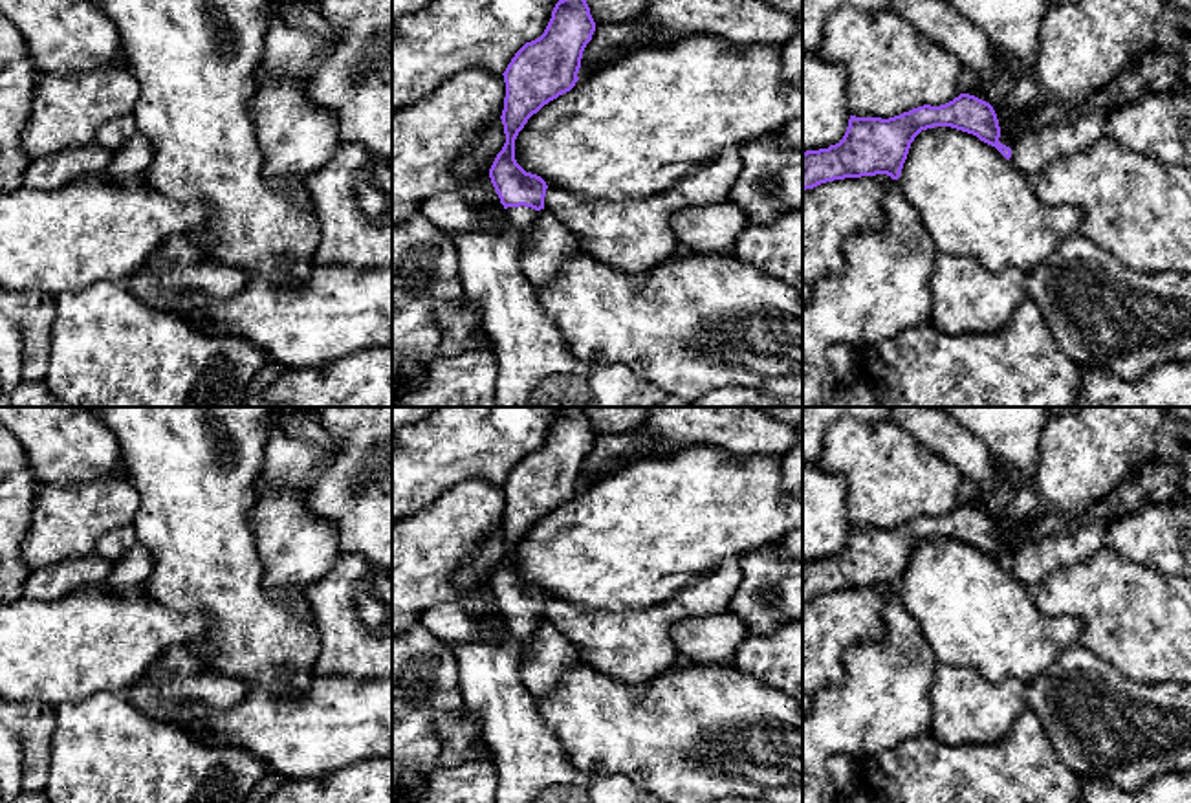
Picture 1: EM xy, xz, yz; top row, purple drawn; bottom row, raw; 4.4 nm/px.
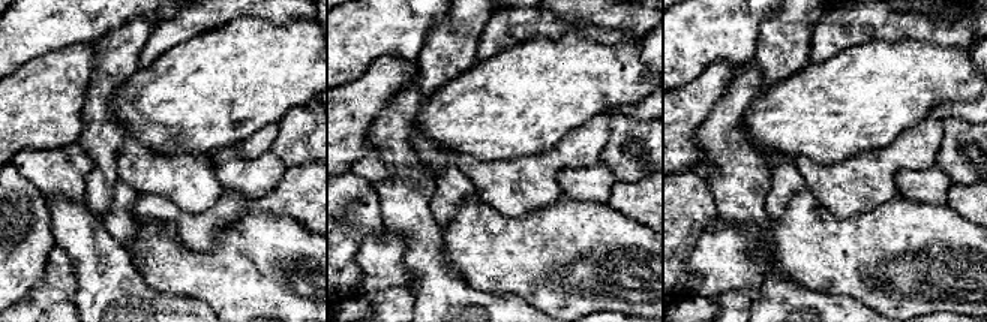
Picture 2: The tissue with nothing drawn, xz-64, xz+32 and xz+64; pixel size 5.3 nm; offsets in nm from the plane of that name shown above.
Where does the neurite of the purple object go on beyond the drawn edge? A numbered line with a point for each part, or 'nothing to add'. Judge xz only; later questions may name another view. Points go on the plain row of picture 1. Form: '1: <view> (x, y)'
1: xz (523, 629)

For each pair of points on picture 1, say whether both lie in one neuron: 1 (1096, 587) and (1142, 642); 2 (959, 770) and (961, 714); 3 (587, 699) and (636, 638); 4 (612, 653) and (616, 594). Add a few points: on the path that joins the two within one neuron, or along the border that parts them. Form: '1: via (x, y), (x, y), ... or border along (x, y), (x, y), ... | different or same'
1: via (1109, 600), (1138, 629) | same
2: border along (928, 732), (948, 745), (994, 745), (1003, 737) | different
3: border along (579, 660), (618, 681), (633, 684), (649, 681) | different
4: border along (572, 602), (583, 609), (618, 611), (656, 605) | different

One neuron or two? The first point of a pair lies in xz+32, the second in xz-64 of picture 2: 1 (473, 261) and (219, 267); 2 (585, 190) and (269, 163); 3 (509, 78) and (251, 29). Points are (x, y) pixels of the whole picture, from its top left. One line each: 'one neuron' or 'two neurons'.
1: one neuron
2: one neuron
3: one neuron

